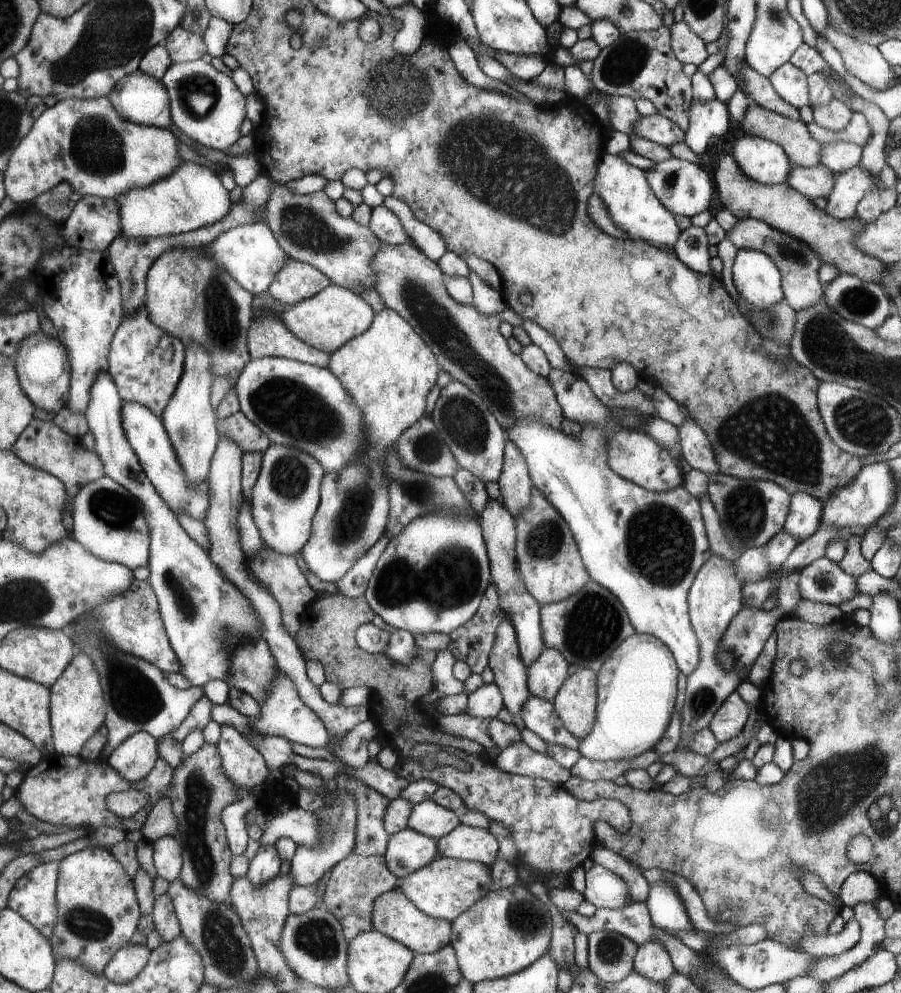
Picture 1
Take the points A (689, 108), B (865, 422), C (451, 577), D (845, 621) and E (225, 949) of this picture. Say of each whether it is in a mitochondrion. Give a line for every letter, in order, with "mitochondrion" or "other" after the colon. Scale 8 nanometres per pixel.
A: other
B: mitochondrion
C: mitochondrion
D: other
E: mitochondrion

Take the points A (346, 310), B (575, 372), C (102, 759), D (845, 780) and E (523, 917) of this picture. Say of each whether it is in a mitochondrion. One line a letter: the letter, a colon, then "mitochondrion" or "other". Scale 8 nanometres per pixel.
A: other
B: other
C: other
D: mitochondrion
E: mitochondrion

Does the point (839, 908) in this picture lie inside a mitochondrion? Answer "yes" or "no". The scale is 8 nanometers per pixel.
no

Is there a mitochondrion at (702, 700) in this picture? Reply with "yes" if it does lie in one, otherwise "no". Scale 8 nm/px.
yes

